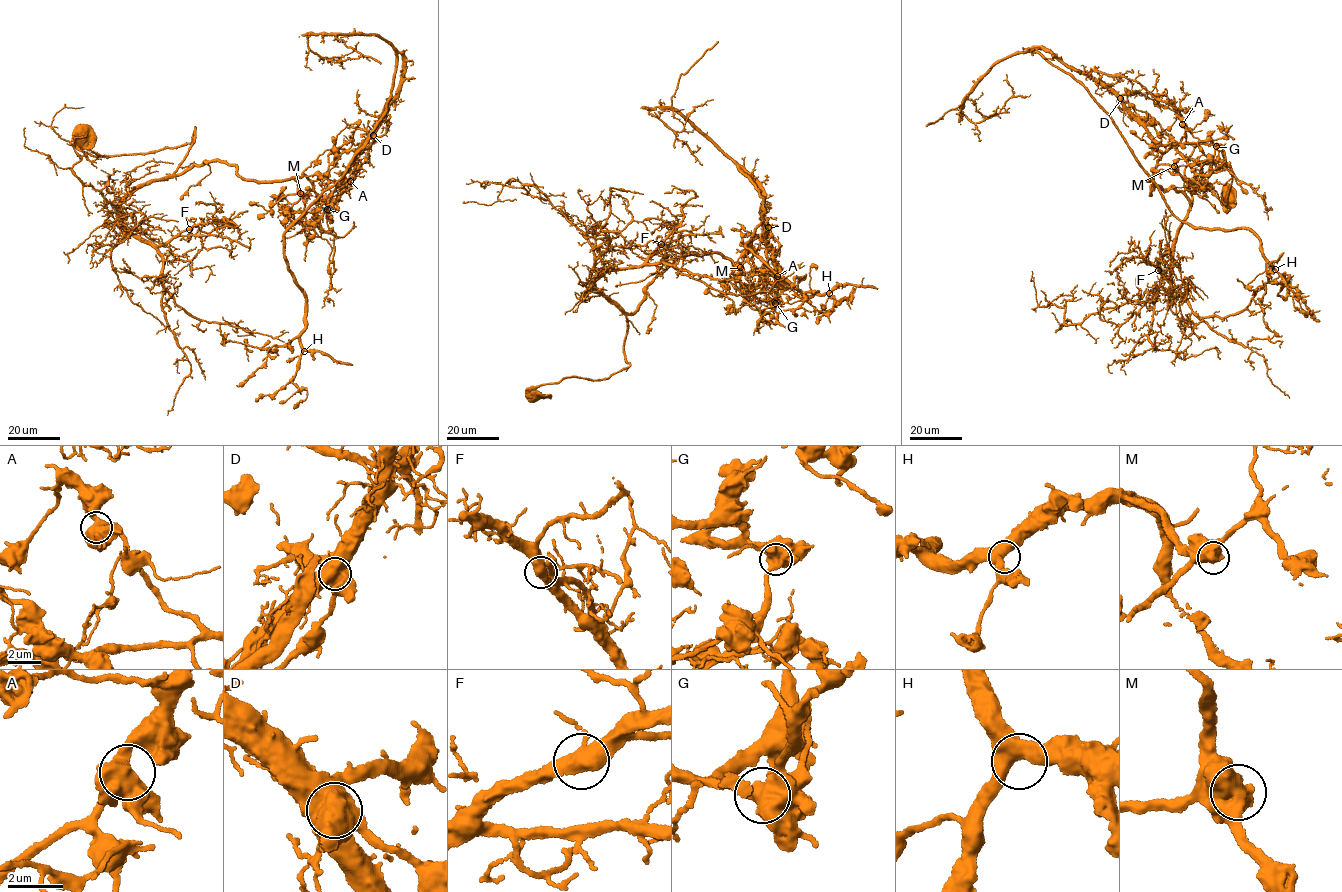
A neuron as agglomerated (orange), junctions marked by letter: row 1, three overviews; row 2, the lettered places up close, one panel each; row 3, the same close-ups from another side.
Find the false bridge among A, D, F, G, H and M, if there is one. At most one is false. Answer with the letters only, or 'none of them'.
D

